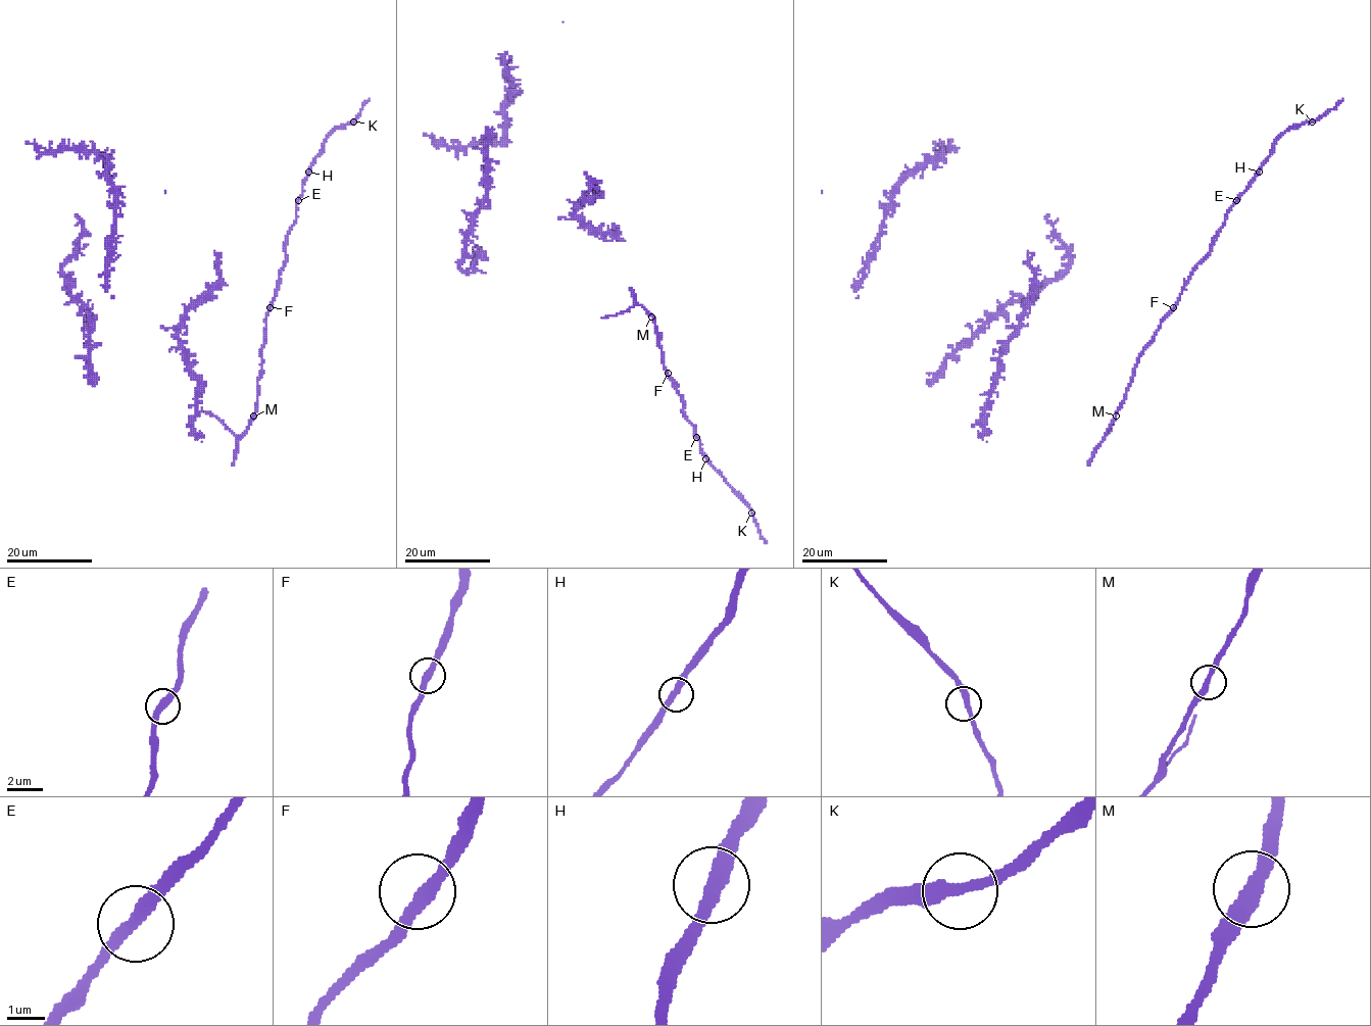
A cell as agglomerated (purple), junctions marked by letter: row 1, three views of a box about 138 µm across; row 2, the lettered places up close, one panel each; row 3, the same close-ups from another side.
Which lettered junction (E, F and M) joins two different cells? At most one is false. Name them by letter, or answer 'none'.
E

